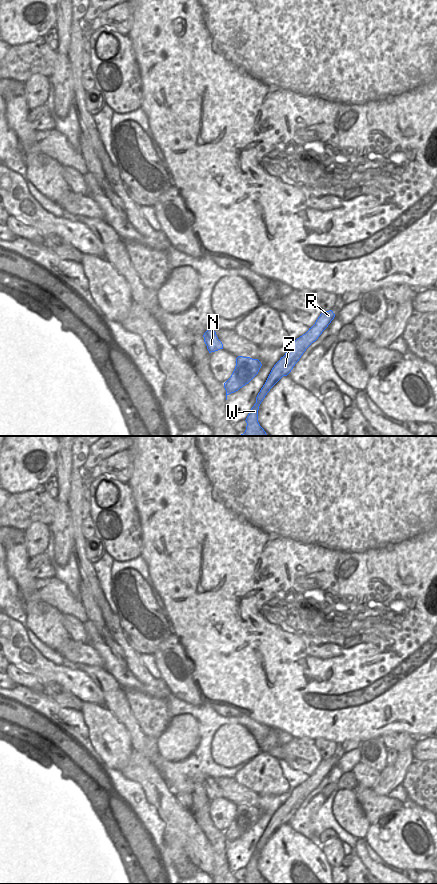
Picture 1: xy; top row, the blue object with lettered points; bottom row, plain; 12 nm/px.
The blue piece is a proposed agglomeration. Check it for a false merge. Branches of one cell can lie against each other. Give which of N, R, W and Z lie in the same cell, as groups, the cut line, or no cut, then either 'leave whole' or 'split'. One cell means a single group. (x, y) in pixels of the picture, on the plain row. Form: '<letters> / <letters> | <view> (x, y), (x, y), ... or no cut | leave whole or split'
N / R W Z | xy (287, 800), (283, 805) | split

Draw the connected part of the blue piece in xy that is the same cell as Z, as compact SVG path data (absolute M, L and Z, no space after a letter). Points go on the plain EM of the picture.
M332 758L322 760L315 772L309 778L291 791L291 796L284 805L272 816L265 832L256 845L256 851L251 856L246 866L246 878L240 884L267 884L264 877L258 870L258 858L261 850L270 839L270 837L283 825L287 824L295 812L299 809L306 797L315 790L322 780L328 775L334 767L335 762Z

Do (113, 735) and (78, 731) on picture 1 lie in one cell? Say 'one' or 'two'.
two

